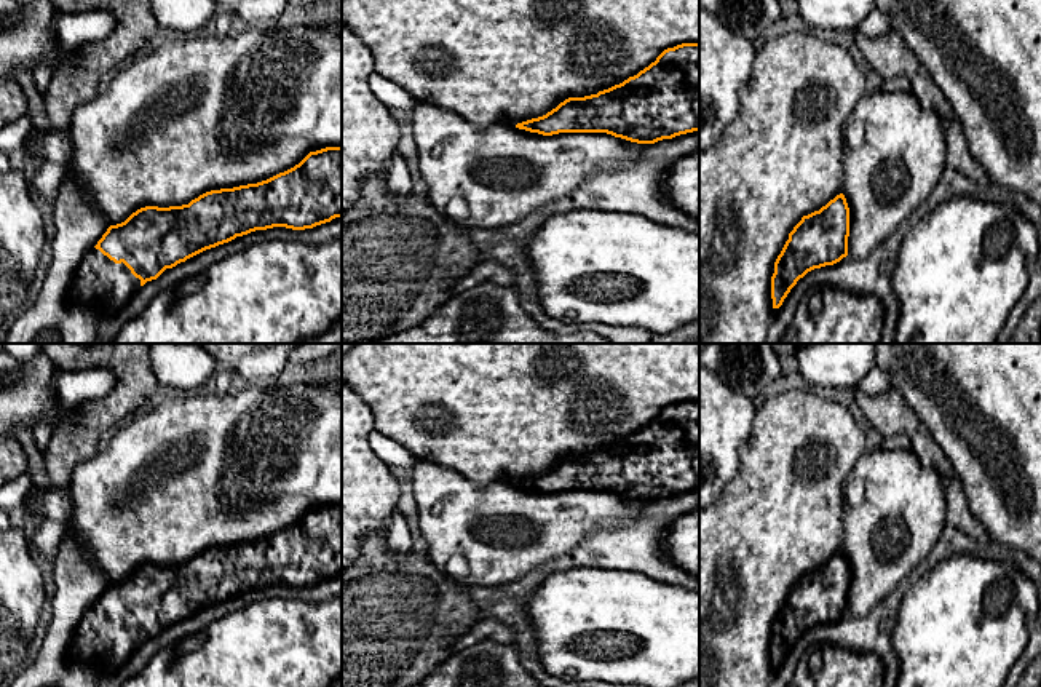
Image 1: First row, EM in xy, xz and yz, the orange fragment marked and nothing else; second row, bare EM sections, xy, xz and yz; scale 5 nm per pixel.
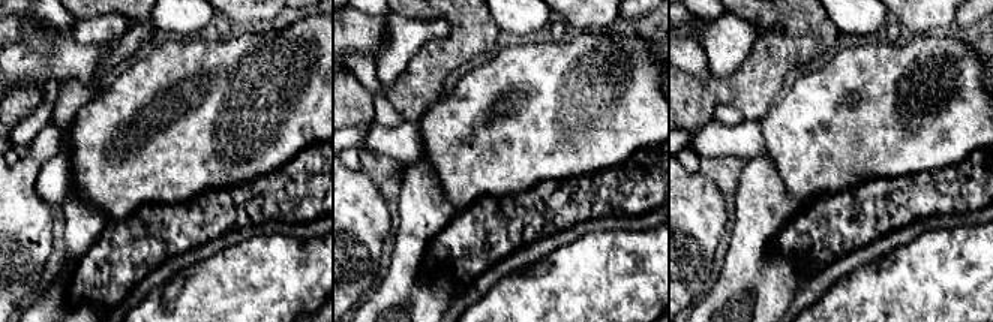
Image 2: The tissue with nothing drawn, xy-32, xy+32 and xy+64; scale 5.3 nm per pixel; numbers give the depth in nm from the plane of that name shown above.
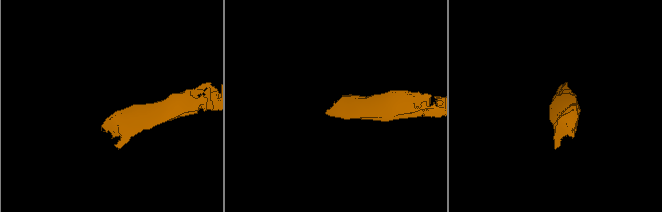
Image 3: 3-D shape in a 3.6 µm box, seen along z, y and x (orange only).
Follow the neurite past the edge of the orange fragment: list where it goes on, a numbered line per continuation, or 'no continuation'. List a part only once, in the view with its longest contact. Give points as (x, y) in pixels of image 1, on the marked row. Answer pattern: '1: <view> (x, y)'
1: xy (101, 285)

